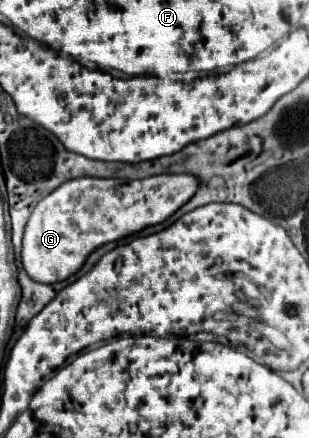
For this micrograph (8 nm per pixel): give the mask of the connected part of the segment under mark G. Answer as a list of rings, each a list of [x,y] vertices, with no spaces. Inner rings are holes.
[[[180,173],[180,175],[152,175],[148,179],[98,179],[98,177],[78,177],[62,183],[56,187],[50,195],[46,195],[32,211],[26,229],[24,229],[24,239],[22,239],[22,267],[28,273],[30,279],[38,283],[56,283],[64,281],[70,275],[74,275],[86,257],[100,245],[106,245],[110,241],[118,241],[126,235],[132,235],[148,225],[162,223],[166,217],[176,213],[184,203],[188,203],[198,191],[200,183],[194,175],[190,173]]]

